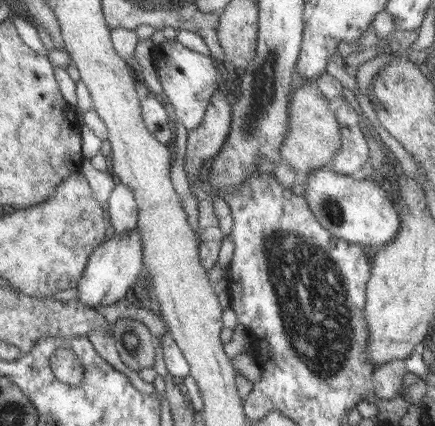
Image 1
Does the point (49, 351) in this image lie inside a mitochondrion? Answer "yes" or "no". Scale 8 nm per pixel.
no

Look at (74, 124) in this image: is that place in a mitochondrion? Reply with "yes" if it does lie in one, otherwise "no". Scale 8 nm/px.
no

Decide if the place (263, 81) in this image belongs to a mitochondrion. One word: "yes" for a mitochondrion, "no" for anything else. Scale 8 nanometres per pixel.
yes

